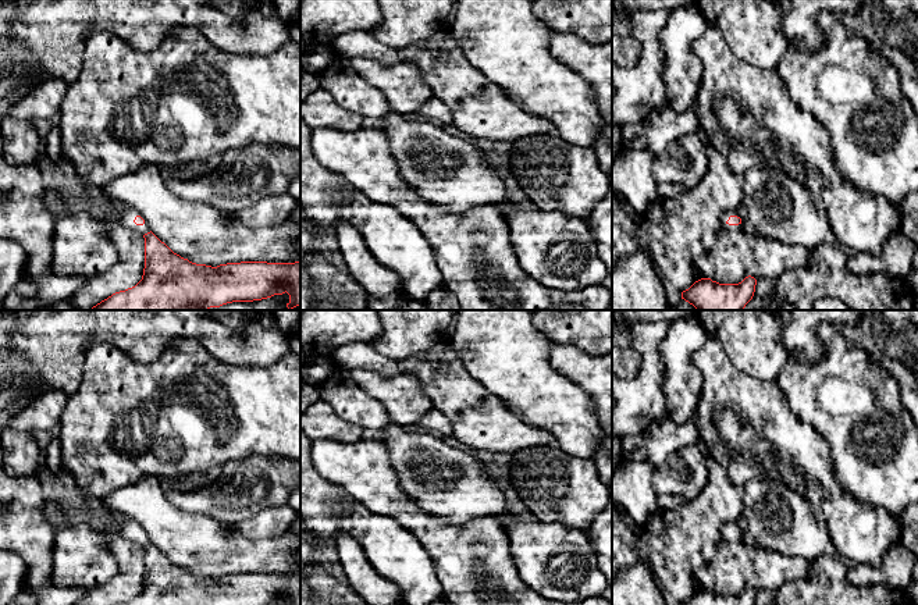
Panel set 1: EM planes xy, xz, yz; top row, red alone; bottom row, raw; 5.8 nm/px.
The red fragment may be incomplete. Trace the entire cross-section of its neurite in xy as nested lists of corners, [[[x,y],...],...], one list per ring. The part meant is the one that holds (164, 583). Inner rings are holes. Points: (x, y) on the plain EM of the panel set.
[[[135,520],[115,533],[145,549],[142,591],[115,605],[300,605],[300,573],[196,576],[161,554]]]

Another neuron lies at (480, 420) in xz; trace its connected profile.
[[[451,341],[405,360],[391,360],[371,344],[353,342],[331,355],[335,367],[384,376],[414,374],[433,406],[448,417],[453,438],[472,449],[515,453],[526,446],[556,445],[548,430],[529,426],[501,399],[477,382],[463,366]]]

